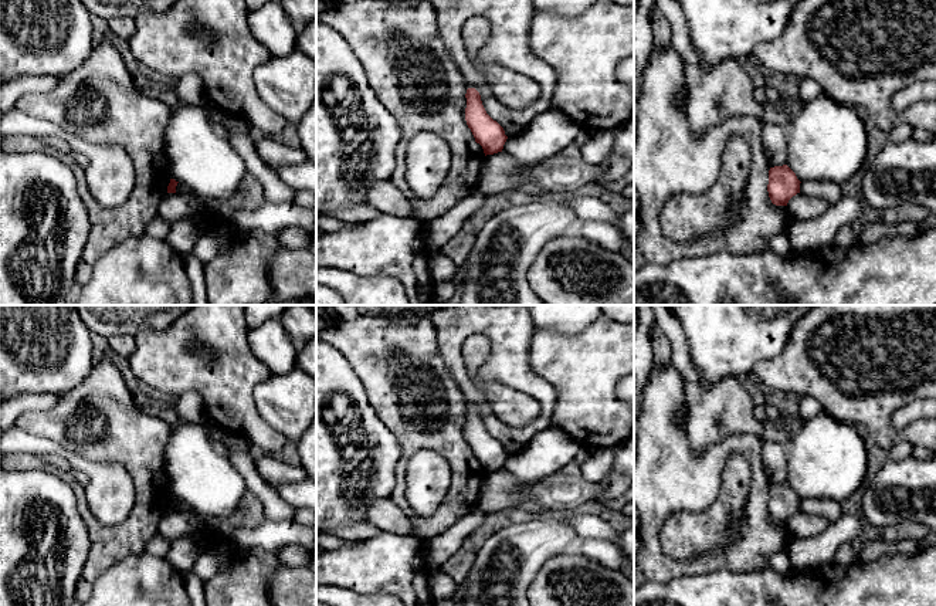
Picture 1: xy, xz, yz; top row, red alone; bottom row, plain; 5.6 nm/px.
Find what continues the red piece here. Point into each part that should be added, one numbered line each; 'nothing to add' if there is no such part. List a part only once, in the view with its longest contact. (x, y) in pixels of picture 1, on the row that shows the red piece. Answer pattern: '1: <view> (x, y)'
nothing to add

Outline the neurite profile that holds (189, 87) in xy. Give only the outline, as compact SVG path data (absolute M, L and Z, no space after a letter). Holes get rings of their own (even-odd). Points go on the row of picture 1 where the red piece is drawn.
M186 74L176 78L173 87L180 101L206 105L203 79L197 74Z

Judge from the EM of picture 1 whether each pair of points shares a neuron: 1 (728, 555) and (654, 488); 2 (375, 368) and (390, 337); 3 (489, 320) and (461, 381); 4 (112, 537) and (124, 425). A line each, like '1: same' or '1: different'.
1: same
2: same
3: same
4: same

